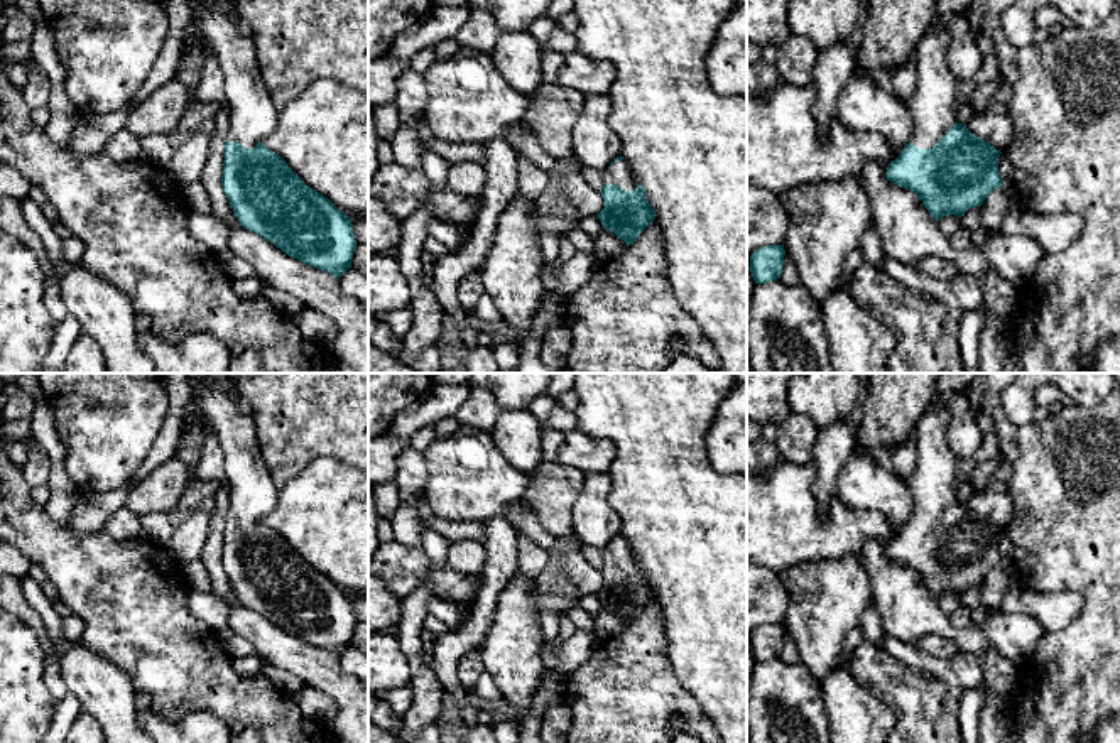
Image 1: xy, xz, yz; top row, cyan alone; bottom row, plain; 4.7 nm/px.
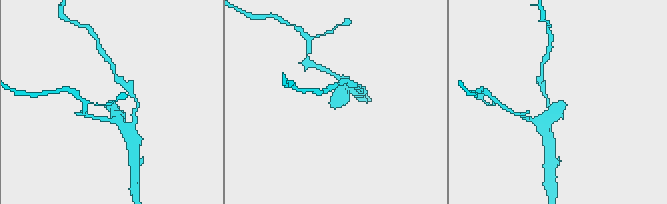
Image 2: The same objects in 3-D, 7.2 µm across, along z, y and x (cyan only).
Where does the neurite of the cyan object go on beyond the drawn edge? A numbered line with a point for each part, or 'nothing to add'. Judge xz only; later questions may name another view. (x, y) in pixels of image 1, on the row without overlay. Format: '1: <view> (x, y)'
1: xz (620, 551)

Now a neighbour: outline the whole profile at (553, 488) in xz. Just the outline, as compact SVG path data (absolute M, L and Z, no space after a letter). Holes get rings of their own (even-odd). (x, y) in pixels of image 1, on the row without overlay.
M542 461L529 473L529 488L520 502L527 502L541 525L557 540L569 539L573 505L583 486L584 473L573 466Z

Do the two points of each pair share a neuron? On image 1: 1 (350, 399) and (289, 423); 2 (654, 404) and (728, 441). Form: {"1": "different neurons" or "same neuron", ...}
{"1": "same neuron", "2": "different neurons"}

